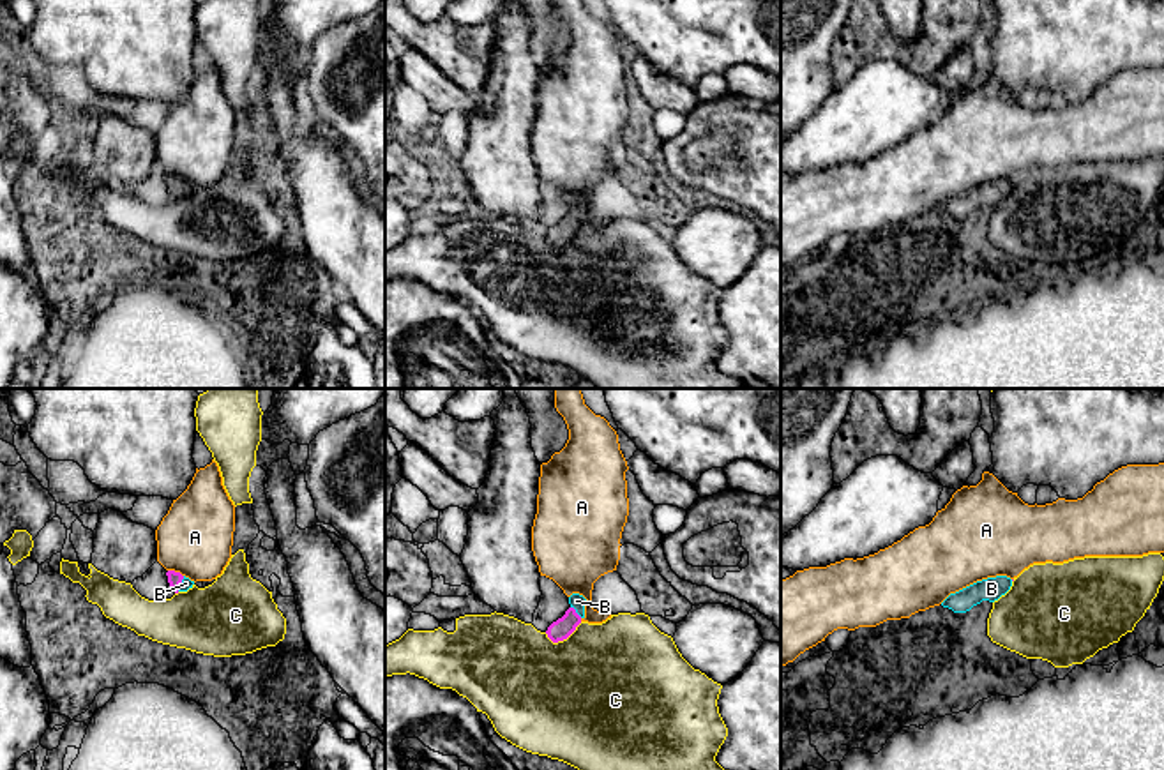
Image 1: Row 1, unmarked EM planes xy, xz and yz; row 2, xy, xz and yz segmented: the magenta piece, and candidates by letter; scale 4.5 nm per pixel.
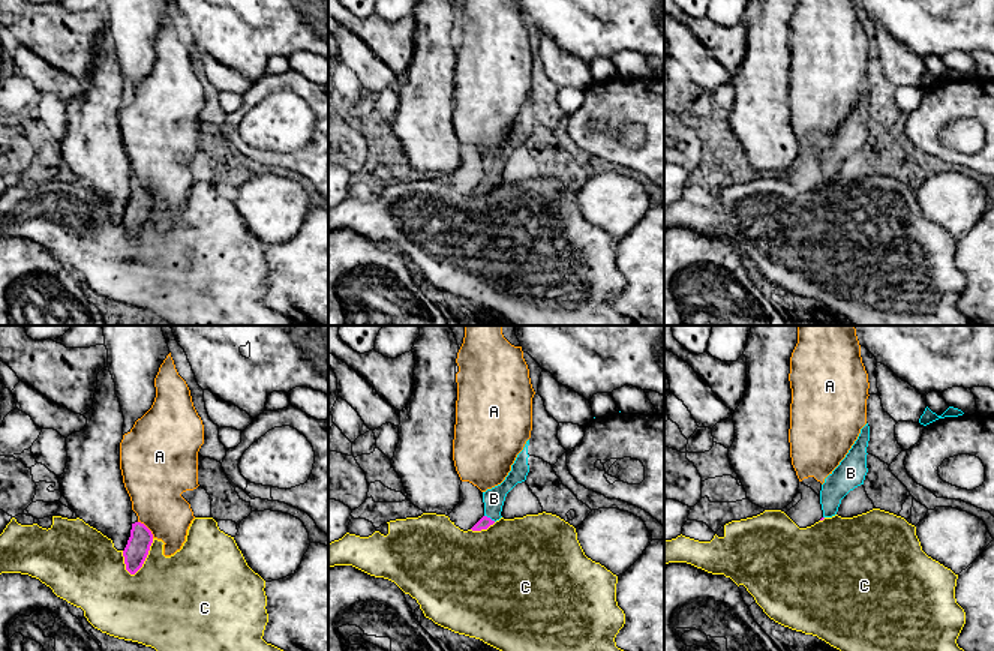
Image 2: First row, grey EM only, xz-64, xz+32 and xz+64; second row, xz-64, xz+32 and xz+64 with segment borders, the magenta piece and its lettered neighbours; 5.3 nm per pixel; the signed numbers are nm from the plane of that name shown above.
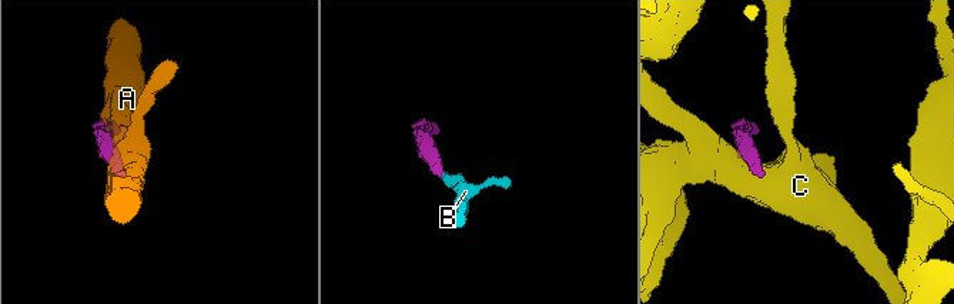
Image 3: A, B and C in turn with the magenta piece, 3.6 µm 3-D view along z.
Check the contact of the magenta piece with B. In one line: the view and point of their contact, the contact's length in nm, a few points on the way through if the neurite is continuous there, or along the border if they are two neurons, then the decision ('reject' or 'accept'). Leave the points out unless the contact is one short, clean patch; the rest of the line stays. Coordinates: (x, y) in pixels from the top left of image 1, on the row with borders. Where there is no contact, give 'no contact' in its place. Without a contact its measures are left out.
meets magenta in xz at (574, 611); contact 80 nm long; runs through xz (560, 629), (574, 611), (576, 601); accept

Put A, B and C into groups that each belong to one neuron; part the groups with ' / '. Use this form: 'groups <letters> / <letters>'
groups A / B / C

